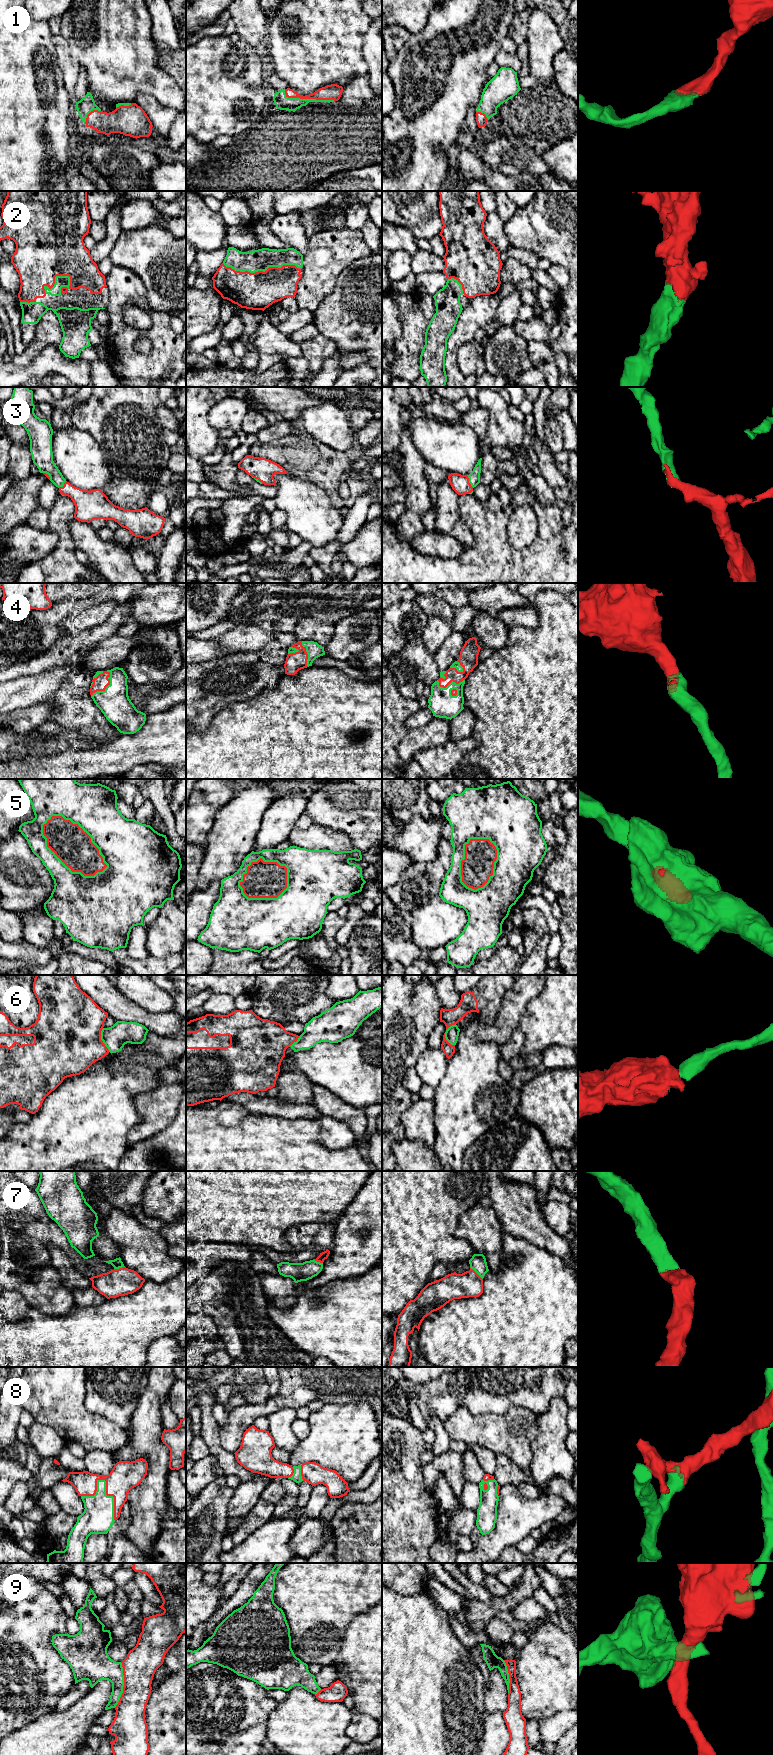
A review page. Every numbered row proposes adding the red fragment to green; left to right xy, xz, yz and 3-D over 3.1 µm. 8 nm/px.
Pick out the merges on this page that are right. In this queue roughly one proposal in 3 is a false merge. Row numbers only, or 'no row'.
1, 2, 3, 4, 5, 7, 8

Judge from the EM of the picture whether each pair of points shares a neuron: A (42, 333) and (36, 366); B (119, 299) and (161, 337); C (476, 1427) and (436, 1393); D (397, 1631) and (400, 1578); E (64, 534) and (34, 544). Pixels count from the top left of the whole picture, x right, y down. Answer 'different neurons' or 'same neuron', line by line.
A: different neurons
B: same neuron
C: different neurons
D: different neurons
E: different neurons

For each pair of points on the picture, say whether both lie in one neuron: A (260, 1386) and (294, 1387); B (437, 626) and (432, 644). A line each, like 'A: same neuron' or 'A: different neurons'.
A: different neurons
B: same neuron

